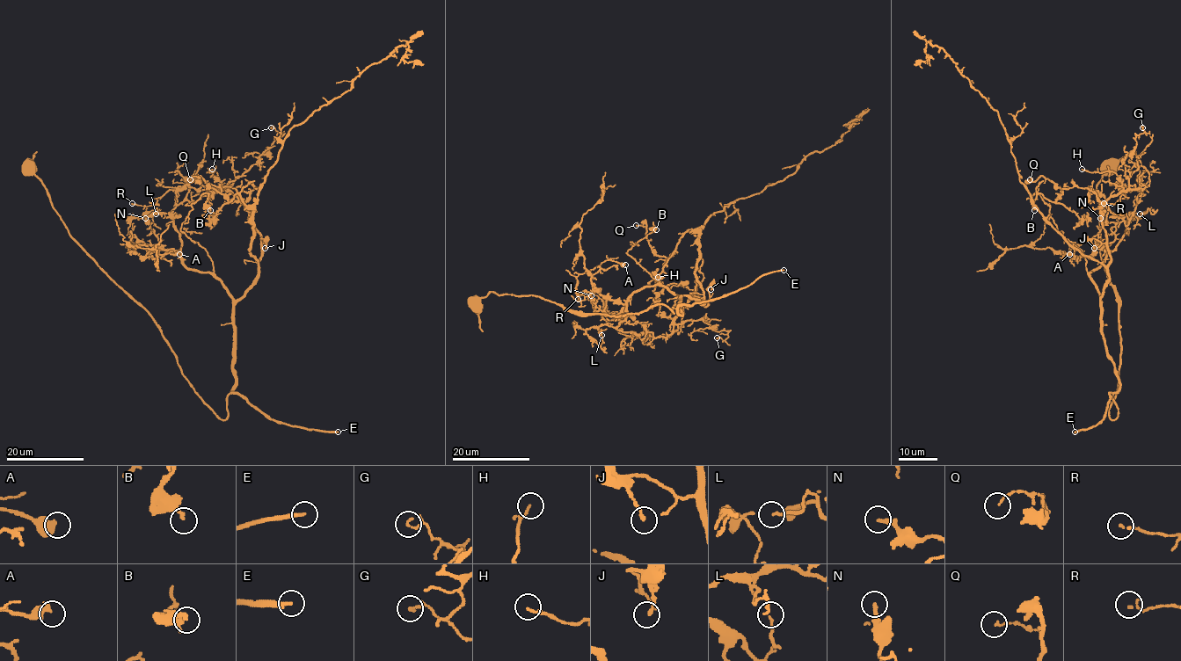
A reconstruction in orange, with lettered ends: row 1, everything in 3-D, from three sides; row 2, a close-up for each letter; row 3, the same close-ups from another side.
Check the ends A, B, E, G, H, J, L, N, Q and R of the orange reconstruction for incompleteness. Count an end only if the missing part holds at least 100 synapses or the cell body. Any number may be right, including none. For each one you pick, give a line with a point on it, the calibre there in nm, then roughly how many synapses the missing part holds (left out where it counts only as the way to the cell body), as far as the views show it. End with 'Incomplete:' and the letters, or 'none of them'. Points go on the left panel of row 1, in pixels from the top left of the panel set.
E: Place: (338, 432). Thickness 200 nm. Roughly 120 synapses
Incomplete: E

